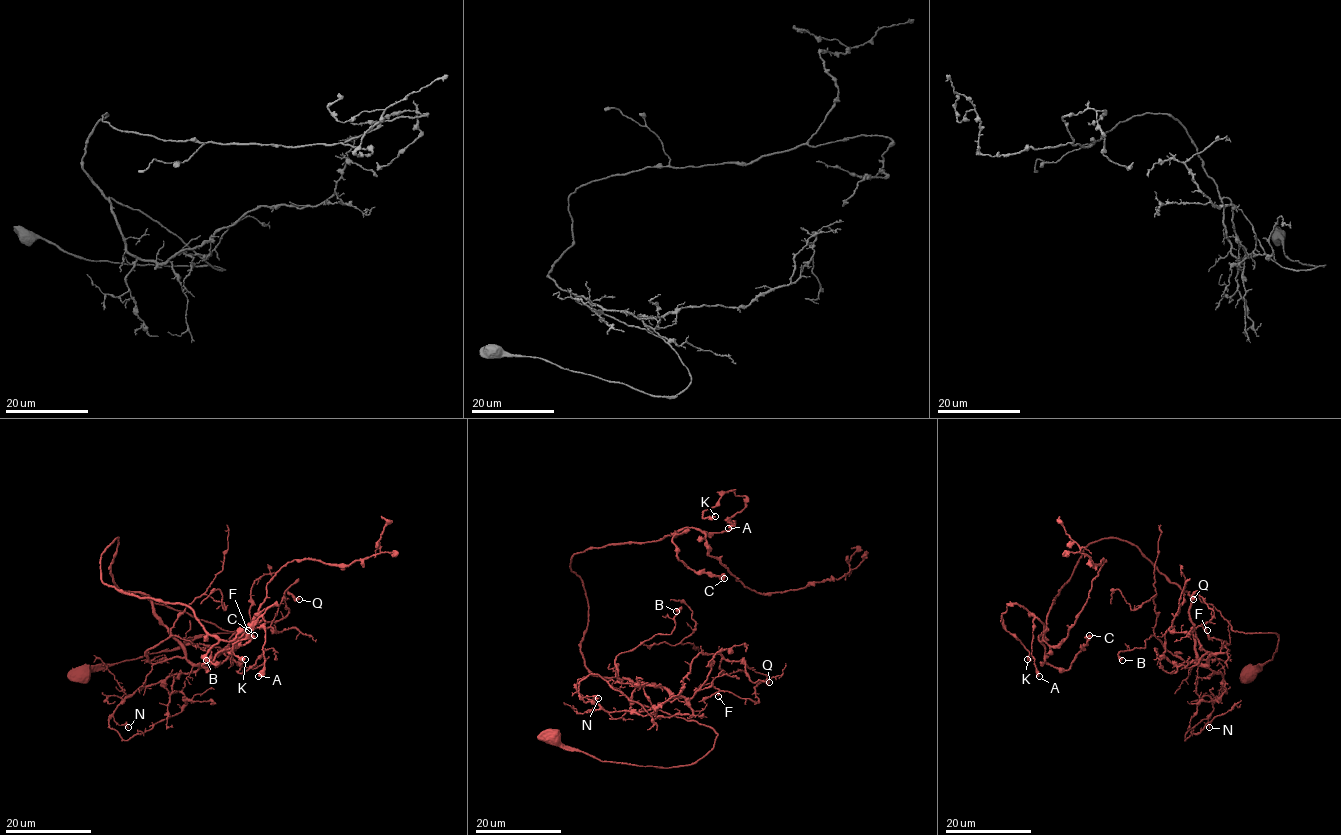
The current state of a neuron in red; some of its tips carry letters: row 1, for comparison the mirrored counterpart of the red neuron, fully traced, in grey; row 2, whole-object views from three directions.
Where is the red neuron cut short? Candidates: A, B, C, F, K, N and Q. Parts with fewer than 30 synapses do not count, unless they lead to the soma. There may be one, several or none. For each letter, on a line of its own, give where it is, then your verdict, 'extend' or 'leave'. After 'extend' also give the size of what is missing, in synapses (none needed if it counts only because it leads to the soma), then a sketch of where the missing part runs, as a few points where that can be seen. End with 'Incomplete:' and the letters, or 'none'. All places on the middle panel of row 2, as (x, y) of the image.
A: at (728, 528); leave
B: at (676, 611); leave
C: at (724, 578); extend; about 45 synapses; missing branch runs (724, 578), (756, 618), (772, 627), (783, 626), (775, 627), (783, 614), (790, 615)
F: at (718, 696); leave
K: at (715, 516); leave
N: at (598, 698); leave
Q: at (769, 682); leave
Incomplete: C

